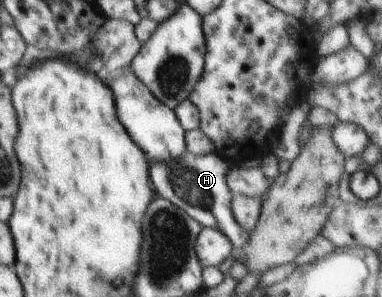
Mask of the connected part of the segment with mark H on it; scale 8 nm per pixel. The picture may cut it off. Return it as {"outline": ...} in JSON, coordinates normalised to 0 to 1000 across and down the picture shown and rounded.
{"outline":[[[484,508],[466,535],[390,552],[390,603],[421,667],[437,670],[529,764],[573,771],[610,825],[605,859],[623,875],[626,838],[649,811],[652,781],[628,764],[605,707],[610,653],[594,620],[602,549],[571,515],[503,519]]]}

